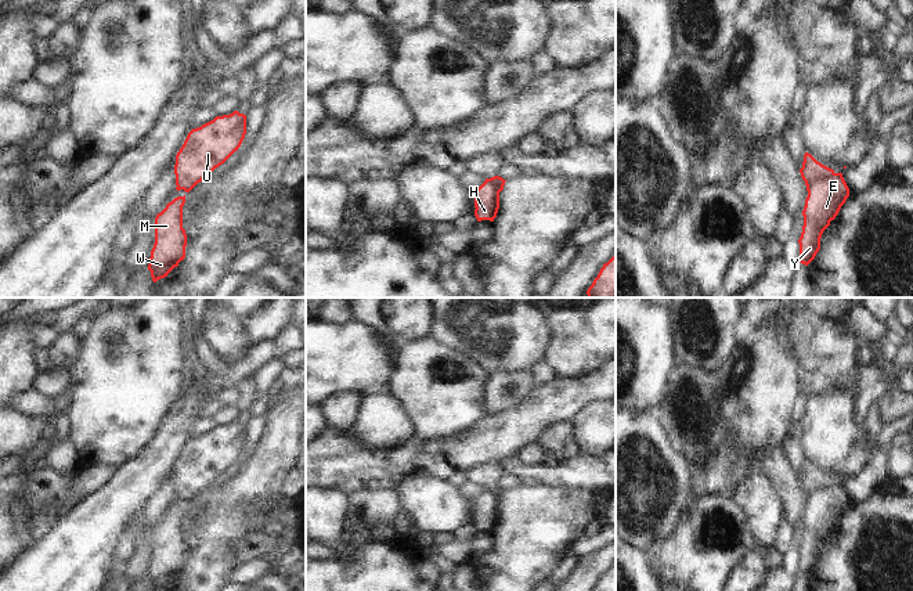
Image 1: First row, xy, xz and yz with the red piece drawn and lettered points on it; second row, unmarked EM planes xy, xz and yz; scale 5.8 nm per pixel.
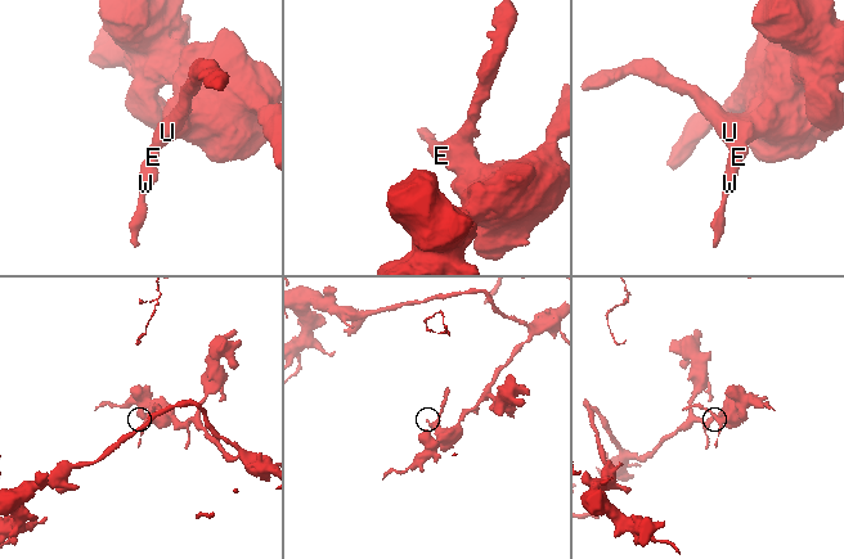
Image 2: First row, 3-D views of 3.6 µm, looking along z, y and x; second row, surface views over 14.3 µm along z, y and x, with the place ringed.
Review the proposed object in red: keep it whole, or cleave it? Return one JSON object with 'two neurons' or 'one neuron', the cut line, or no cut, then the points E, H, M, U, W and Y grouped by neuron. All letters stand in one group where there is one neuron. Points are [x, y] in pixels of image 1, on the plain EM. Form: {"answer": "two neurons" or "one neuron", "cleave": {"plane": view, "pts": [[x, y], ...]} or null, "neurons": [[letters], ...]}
{"answer": "two neurons", "cleave": {"plane": "yz", "pts": [[836, 483], [821, 487], [807, 497]]}, "neurons": [["E", "H", "M", "W", "Y"], ["U"]]}

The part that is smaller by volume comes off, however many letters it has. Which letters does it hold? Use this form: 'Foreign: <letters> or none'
Foreign: E, H, M, W, Y

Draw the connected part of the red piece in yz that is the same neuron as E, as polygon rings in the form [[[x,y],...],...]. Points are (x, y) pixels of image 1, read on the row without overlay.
[[[836,483],[806,497],[808,507],[802,520],[804,536],[798,549],[798,572],[808,576],[820,559],[823,541],[836,529],[849,507],[849,498],[842,484]]]

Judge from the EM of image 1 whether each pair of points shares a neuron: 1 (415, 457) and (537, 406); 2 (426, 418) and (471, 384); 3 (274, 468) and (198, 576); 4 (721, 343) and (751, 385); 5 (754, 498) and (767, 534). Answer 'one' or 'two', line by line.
1: one
2: one
3: one
4: two
5: one

